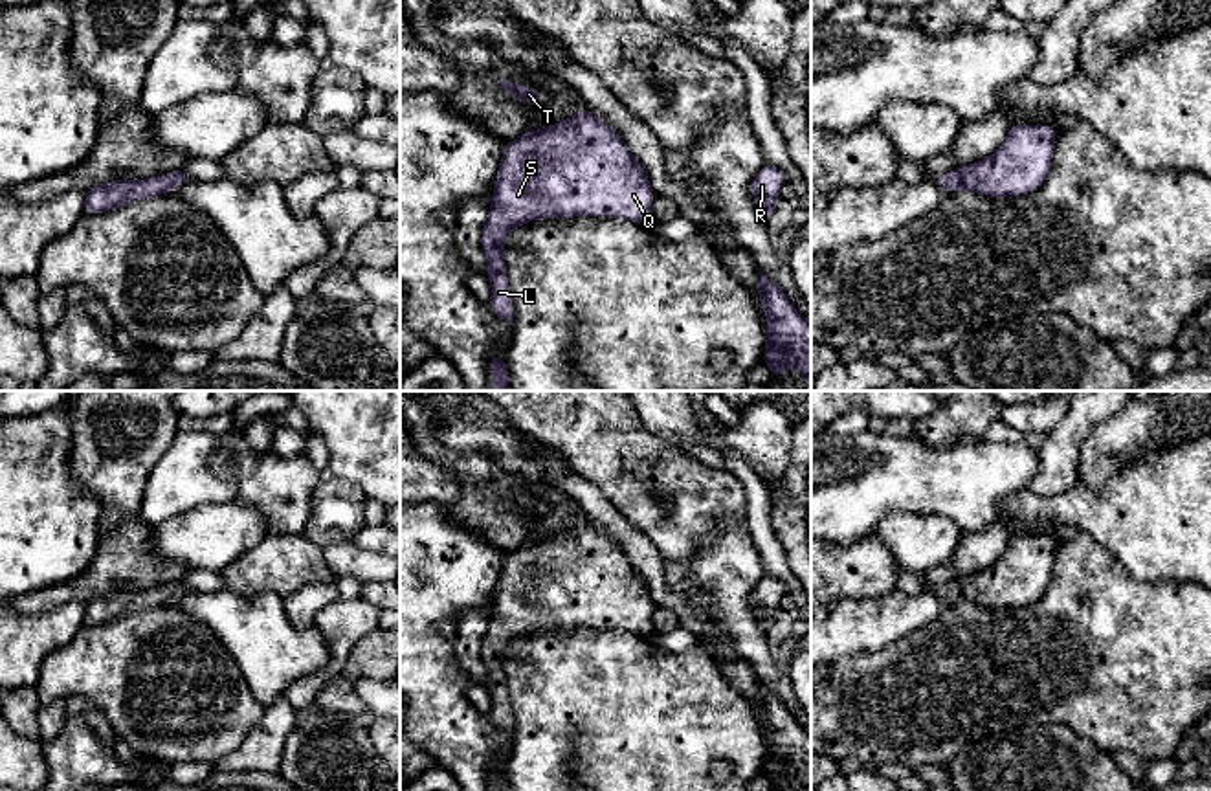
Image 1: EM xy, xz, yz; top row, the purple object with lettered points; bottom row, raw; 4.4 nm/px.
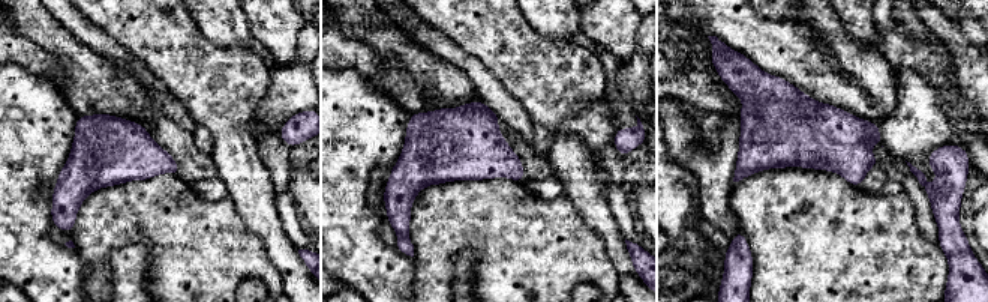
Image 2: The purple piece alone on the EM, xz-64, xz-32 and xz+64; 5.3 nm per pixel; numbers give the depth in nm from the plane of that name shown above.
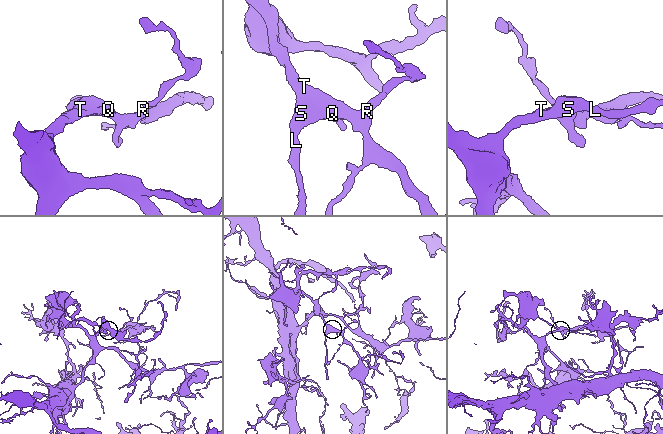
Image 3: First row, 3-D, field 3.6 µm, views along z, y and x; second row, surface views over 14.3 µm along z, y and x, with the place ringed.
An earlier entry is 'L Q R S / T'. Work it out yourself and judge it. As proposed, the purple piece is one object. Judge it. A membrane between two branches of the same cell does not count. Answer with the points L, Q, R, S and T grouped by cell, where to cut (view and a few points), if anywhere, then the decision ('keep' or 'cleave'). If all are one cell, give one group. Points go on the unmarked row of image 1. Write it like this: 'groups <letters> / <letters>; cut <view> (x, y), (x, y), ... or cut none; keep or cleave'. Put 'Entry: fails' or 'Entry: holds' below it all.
groups L Q R S T; cut none; keep
Entry: fails

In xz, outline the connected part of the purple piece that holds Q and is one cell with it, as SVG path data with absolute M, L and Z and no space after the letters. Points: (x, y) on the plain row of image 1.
M583 516L572 529L527 541L505 554L488 629L483 637L481 659L492 697L492 725L514 738L516 716L506 694L505 653L508 646L538 629L615 628L640 637L653 635L655 600L624 556L622 549L593 527Z

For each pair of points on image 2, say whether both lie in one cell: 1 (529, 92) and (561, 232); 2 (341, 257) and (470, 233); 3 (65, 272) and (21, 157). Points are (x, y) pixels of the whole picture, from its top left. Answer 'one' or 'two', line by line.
1: two
2: two
3: one

